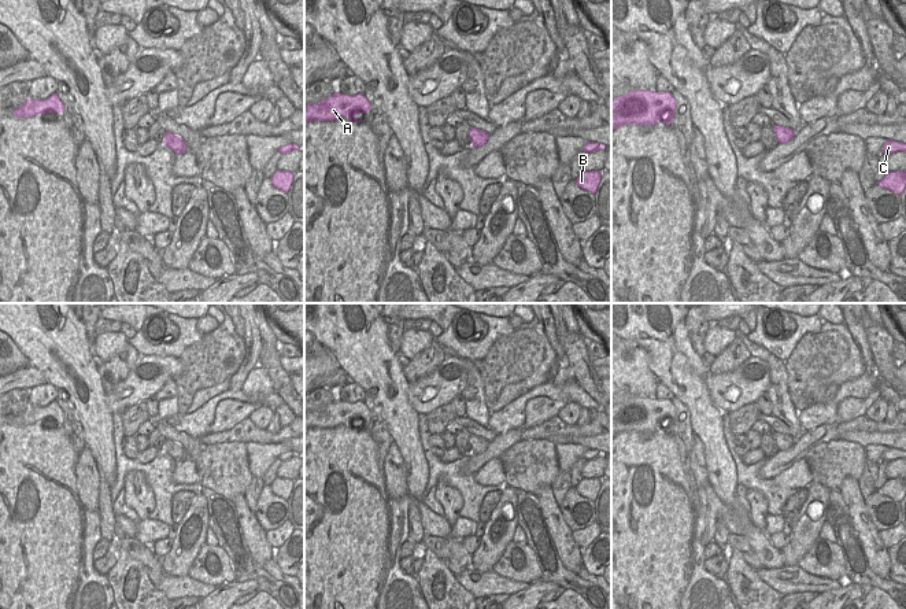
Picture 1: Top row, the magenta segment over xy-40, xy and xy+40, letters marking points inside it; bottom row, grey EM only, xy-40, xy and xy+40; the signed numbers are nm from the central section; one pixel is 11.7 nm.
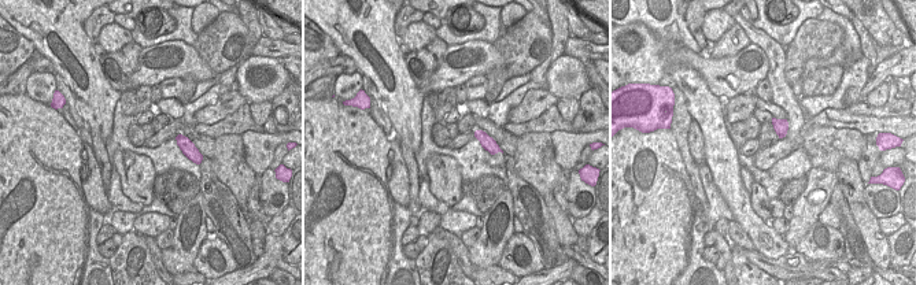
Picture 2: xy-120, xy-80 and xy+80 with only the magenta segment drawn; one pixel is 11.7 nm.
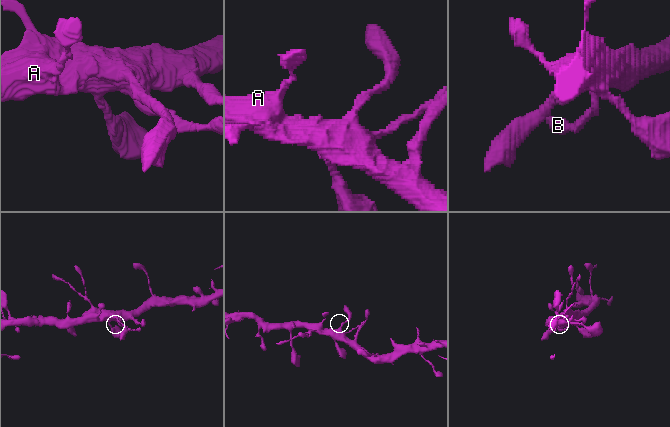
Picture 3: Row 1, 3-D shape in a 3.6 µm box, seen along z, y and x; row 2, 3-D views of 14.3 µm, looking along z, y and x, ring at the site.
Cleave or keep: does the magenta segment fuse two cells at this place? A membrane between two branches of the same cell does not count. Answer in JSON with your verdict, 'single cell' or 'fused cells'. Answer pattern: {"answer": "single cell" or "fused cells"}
{"answer": "single cell"}

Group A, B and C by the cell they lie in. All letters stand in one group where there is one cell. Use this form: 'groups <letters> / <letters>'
groups A B C

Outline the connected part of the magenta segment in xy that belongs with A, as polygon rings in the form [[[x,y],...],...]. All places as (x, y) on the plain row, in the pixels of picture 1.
[[[334,399],[332,403],[304,414],[304,432],[308,428],[334,428],[348,425],[350,428],[365,429],[355,425],[356,421],[370,420],[370,410],[363,401],[355,403]]]

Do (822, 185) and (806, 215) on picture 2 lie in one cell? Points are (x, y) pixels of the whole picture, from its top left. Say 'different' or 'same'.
same

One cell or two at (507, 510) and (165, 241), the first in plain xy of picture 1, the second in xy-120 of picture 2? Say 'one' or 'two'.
two

